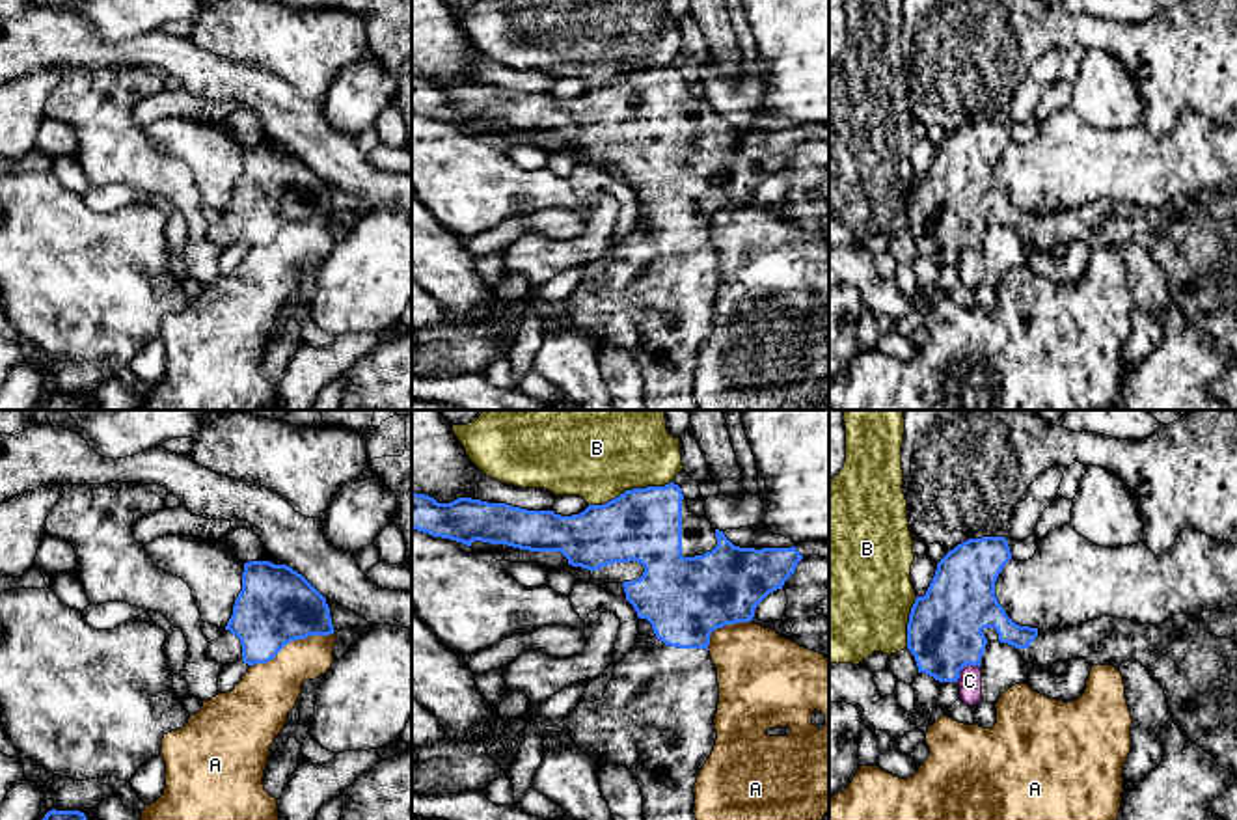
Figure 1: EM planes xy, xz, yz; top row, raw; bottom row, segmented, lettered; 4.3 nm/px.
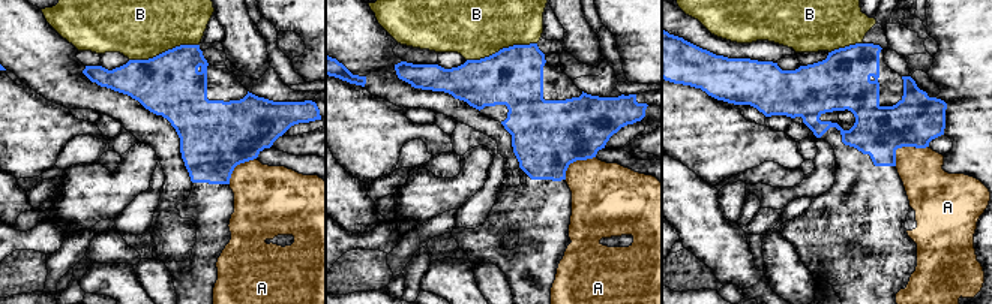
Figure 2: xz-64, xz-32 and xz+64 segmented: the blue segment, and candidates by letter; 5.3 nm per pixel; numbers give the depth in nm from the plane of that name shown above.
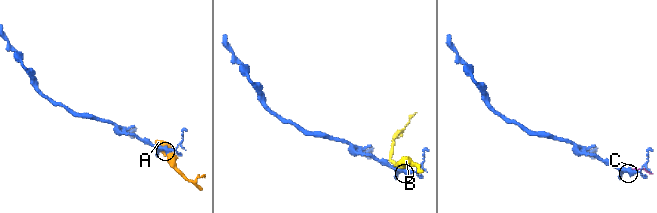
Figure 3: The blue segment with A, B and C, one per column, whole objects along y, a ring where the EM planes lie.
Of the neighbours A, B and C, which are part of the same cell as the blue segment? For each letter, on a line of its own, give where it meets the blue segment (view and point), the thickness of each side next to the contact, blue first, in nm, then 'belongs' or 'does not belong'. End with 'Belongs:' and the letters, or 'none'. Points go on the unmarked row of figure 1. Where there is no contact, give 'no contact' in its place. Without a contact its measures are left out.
A: contact xy (291, 222); calibres 320 and 240 nm; does not belong
B: contact xz (630, 73); calibres 320 and 360 nm; does not belong
C: contact yz (964, 248); calibres 320 and 100 nm; does not belong
Belongs: none

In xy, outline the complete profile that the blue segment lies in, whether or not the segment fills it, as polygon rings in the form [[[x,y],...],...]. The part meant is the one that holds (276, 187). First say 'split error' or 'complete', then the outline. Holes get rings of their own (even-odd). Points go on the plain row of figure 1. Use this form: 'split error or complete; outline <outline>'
split error; outline [[[270,144],[244,145],[242,173],[209,239],[222,246],[266,246],[291,224],[333,216],[326,181],[296,153]]]

